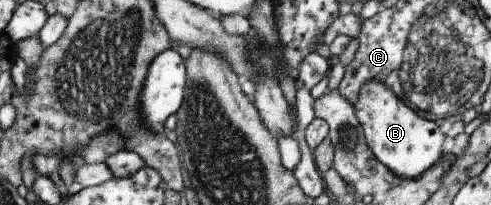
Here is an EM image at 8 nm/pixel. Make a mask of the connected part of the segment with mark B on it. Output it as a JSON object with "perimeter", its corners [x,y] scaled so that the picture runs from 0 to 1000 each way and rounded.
{"perimeter":[[[754,385],[737,405],[719,517],[745,702],[770,790],[807,859],[821,873],[847,868],[900,751],[900,678],[906,659],[892,629],[892,610],[847,561],[778,395]]]}

